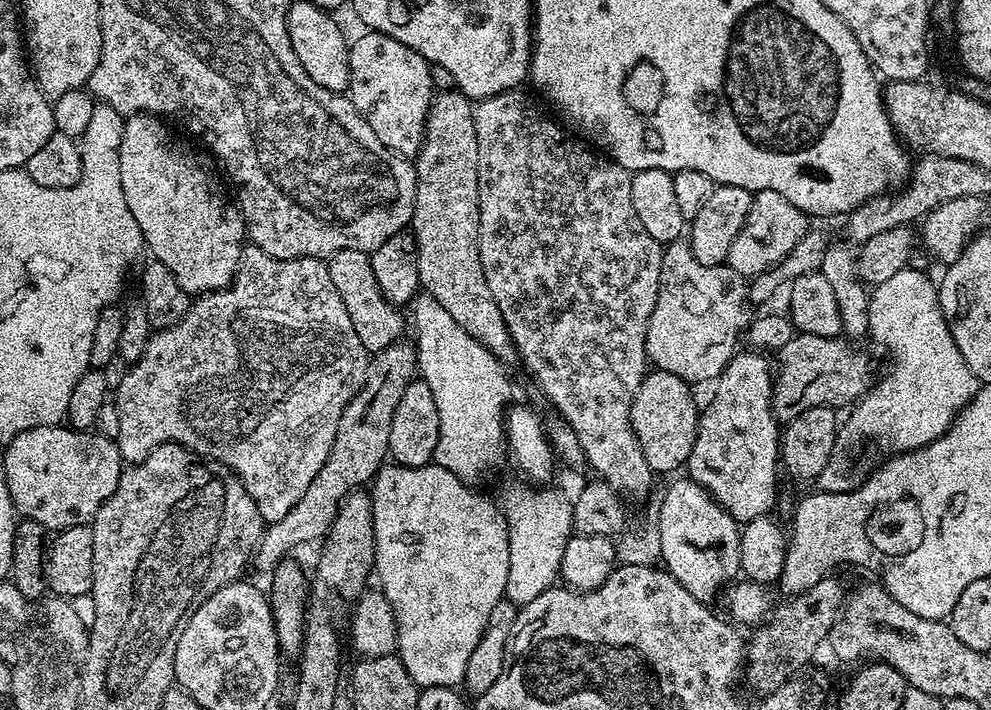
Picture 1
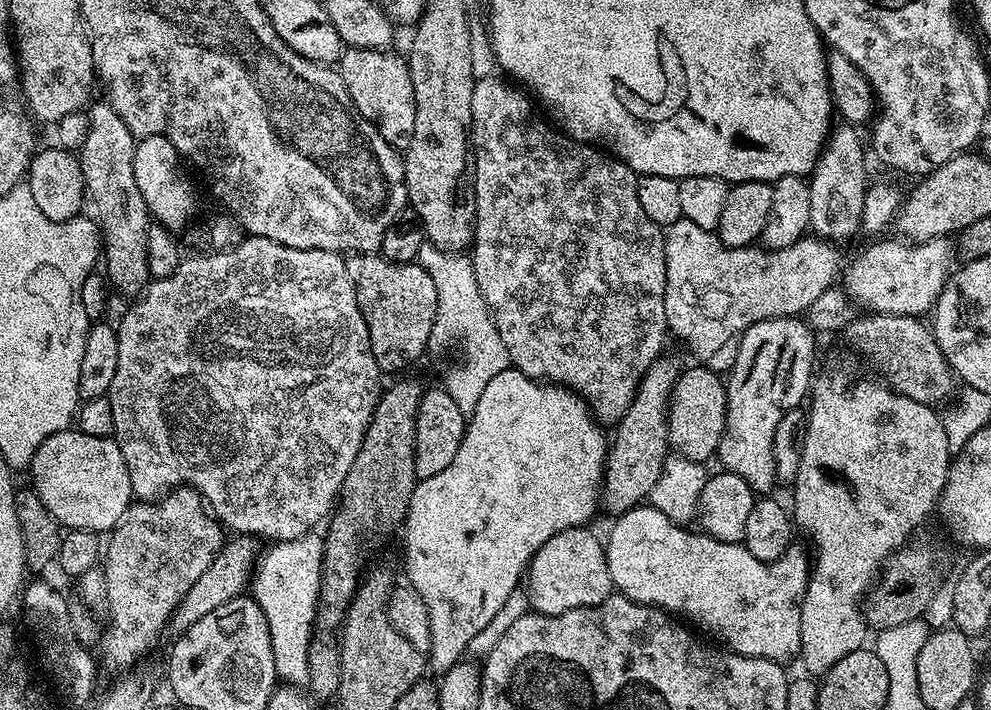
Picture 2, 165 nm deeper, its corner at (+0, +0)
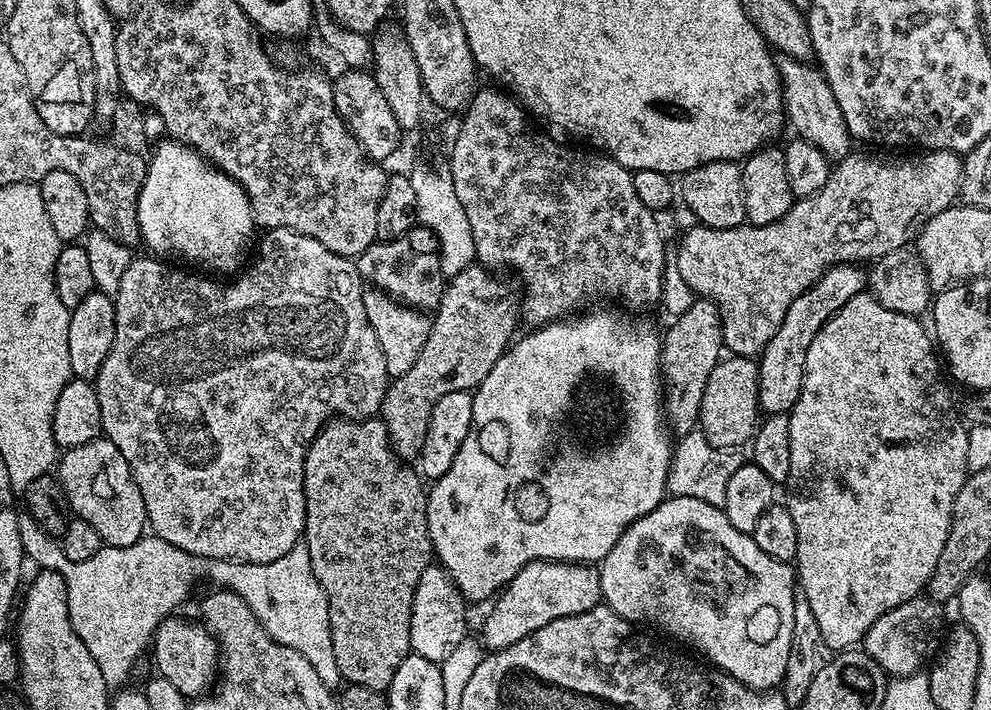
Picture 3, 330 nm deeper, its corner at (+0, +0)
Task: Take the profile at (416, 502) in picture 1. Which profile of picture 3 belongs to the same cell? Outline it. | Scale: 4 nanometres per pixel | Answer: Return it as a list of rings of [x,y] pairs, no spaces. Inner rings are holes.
[[[587,312],[583,313],[585,316],[581,320],[565,318],[537,327],[529,331],[532,332],[529,336],[521,335],[507,352],[502,353],[498,362],[494,362],[494,370],[490,370],[480,387],[475,389],[472,421],[466,442],[458,446],[458,454],[454,454],[450,470],[446,470],[446,474],[442,474],[442,478],[428,488],[426,522],[432,550],[440,567],[447,570],[448,577],[455,582],[456,589],[464,595],[465,601],[491,601],[505,584],[512,581],[514,574],[522,570],[522,566],[535,560],[567,560],[573,564],[595,565],[604,560],[610,550],[614,550],[614,542],[618,542],[620,535],[635,520],[642,518],[642,514],[650,514],[654,506],[666,499],[667,474],[674,448],[670,442],[668,445],[669,433],[662,415],[661,333],[656,333],[648,324],[620,321],[610,312]]]

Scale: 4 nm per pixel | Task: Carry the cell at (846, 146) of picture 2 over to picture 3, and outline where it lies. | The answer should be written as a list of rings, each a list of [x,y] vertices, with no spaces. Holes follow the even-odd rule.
[[[783,55],[775,61],[775,65],[780,75],[780,89],[784,95],[784,114],[787,123],[792,123],[792,128],[796,131],[793,133],[799,139],[818,146],[818,150],[822,150],[822,154],[832,162],[853,151],[854,141],[848,135],[846,118],[842,118],[842,110],[838,107],[834,90],[830,90],[824,73],[811,63]]]

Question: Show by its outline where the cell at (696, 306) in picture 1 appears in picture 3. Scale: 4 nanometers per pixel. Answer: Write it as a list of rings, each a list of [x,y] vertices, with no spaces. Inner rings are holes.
[[[859,150],[849,152],[835,161],[826,186],[822,186],[818,194],[797,199],[792,208],[770,226],[754,226],[747,222],[739,228],[726,230],[692,226],[696,228],[681,238],[674,265],[692,293],[715,304],[720,312],[724,347],[731,355],[759,357],[770,338],[774,338],[778,326],[782,326],[790,302],[814,286],[826,270],[835,264],[874,262],[894,250],[908,248],[931,216],[957,203],[964,169],[961,153],[934,150],[889,156],[892,157],[887,160],[884,156],[867,156]]]

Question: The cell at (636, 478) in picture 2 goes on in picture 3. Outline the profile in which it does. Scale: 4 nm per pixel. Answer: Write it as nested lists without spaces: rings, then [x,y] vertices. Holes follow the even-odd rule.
[[[693,299],[692,305],[681,317],[673,319],[665,331],[660,345],[660,371],[662,373],[662,412],[673,433],[685,434],[697,427],[700,406],[710,370],[722,359],[725,351],[720,312],[711,300]]]

